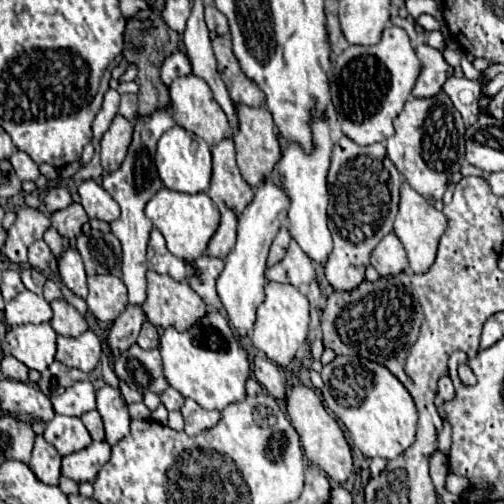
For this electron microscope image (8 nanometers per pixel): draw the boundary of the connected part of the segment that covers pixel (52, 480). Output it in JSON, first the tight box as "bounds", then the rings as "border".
{"bounds":[29,436,61,486],"border":[[[43,436],[35,438],[35,448],[33,448],[33,456],[29,460],[29,468],[45,484],[53,484],[55,486],[59,482],[59,476],[61,476],[61,456],[53,448],[53,444],[49,444]]]}

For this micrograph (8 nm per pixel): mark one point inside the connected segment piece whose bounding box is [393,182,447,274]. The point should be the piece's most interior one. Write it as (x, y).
(419, 225)

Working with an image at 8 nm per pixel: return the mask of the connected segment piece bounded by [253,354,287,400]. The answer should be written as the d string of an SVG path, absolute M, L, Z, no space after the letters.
M257 354L253 360L253 374L265 386L269 396L275 400L285 400L285 382L281 380L281 372L275 362L267 360L263 354Z

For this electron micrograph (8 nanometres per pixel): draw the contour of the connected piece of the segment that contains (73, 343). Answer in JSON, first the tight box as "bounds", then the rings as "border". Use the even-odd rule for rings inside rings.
{"bounds":[55,330,101,372],"border":[[[91,330],[83,332],[79,338],[57,336],[55,358],[69,368],[91,372],[101,360],[101,342]]]}

